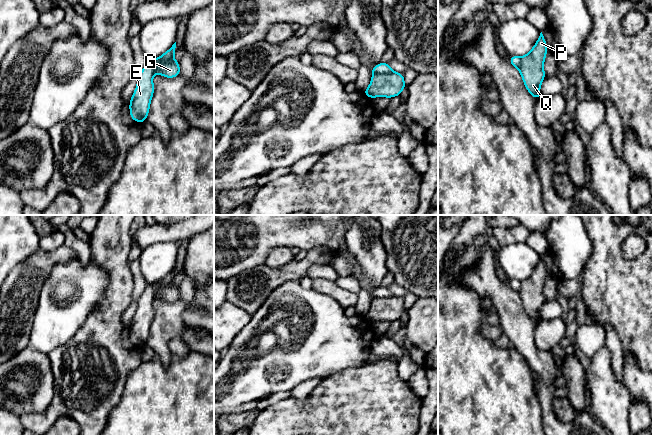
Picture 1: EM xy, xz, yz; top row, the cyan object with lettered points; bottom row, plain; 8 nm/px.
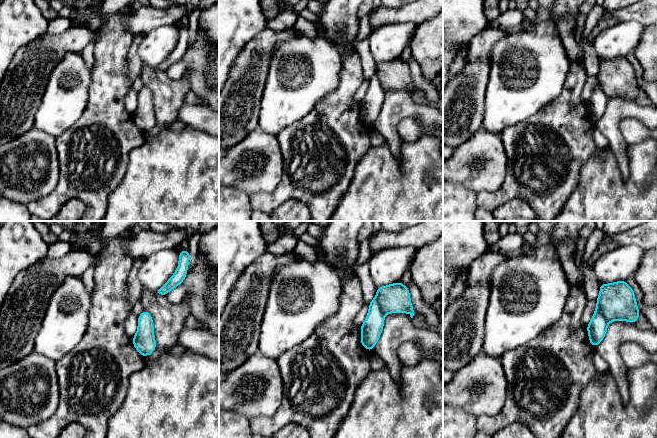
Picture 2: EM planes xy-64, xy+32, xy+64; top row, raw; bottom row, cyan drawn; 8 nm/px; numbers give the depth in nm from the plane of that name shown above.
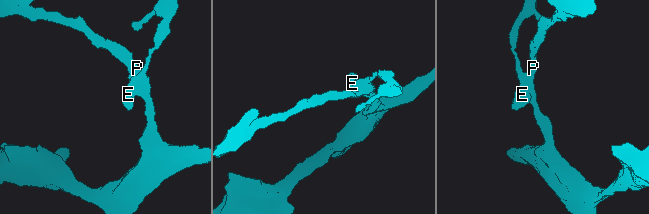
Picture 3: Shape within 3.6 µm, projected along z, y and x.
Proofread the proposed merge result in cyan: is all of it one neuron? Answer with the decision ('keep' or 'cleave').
cleave

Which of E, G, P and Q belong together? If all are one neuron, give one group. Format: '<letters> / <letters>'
E / G P Q

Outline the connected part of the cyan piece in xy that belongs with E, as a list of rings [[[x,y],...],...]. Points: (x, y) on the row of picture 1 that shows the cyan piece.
[[[176,42],[168,51],[166,51],[160,57],[153,60],[148,60],[141,73],[138,75],[137,86],[129,102],[129,113],[134,121],[142,123],[146,120],[149,113],[151,99],[154,93],[154,85],[152,79],[153,71],[156,67],[157,60],[159,59],[163,61],[173,57],[175,53],[175,48]]]

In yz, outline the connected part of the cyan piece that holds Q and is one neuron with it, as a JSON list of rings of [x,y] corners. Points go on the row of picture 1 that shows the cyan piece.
[[[542,34],[531,49],[521,57],[519,71],[528,92],[536,99],[541,98],[540,85],[545,78],[544,59],[547,55],[546,41]]]

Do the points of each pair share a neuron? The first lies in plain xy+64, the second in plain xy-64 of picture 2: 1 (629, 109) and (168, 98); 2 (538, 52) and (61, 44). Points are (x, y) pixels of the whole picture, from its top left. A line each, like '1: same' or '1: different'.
1: same
2: different

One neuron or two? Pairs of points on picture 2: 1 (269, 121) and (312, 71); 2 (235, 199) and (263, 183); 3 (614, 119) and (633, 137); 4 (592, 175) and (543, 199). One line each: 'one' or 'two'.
1: one
2: two
3: two
4: two

